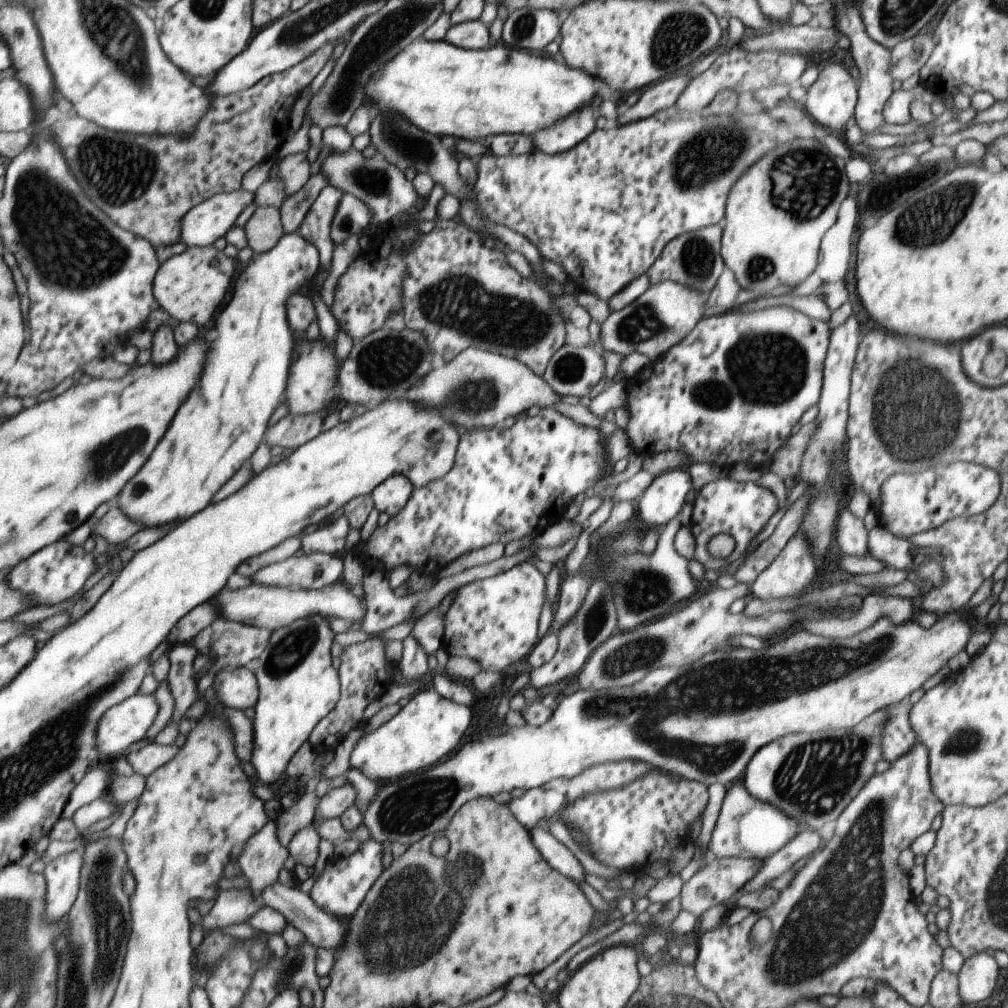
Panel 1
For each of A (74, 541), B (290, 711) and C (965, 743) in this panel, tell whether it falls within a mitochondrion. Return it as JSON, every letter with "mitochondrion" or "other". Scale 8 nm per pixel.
{"A":"other","B":"other","C":"mitochondrion"}

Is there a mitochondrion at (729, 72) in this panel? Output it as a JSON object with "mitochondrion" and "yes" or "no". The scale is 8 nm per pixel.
{"mitochondrion":"no"}

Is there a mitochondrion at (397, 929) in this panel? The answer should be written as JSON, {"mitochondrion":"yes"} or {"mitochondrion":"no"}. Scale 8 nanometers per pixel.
{"mitochondrion":"yes"}

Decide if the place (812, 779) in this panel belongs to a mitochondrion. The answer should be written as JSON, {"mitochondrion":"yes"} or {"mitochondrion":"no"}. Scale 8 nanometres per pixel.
{"mitochondrion":"yes"}

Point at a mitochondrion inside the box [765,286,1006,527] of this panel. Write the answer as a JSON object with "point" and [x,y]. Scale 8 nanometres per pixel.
{"point":[916,409]}

